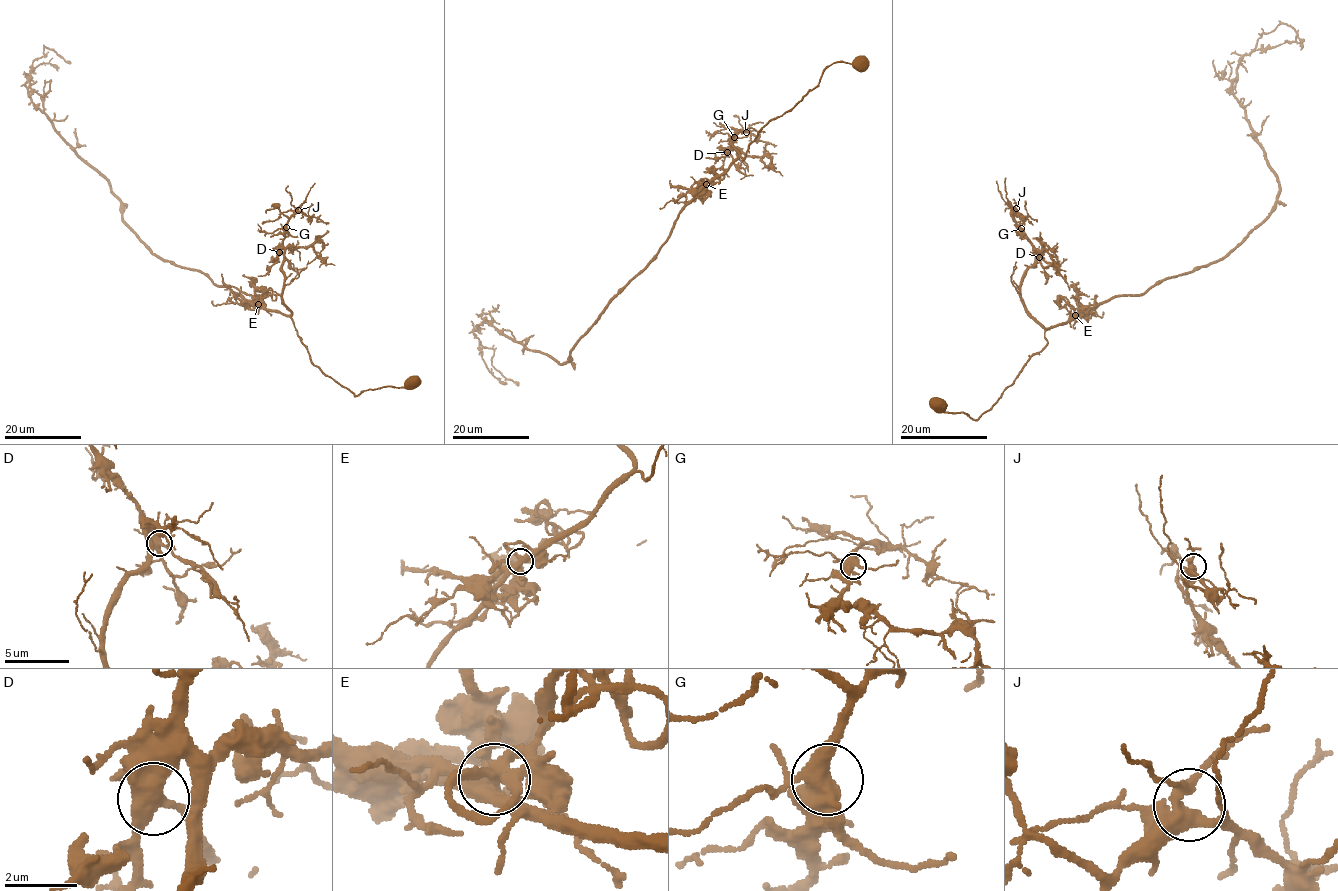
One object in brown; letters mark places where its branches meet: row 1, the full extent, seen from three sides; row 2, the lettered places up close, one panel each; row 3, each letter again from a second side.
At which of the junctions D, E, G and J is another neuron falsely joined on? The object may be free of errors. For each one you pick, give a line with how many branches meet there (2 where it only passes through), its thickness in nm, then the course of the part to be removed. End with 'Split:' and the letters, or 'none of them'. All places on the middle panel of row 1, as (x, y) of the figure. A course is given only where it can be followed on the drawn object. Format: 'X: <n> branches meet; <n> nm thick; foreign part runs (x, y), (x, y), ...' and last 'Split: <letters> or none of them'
Split: none of them

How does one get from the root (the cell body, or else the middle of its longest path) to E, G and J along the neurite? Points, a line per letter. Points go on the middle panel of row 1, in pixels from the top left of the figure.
E: (860, 63), (856, 59), (851, 64), (829, 65), (814, 88), (759, 130), (743, 160), (739, 157), (705, 184)
G: (860, 63), (829, 65), (814, 88), (759, 130), (743, 160), (730, 143), (732, 136), (731, 148), (734, 137)
J: (860, 63), (829, 65), (814, 88), (759, 130), (743, 160), (730, 138), (731, 148), (732, 136), (746, 132)

